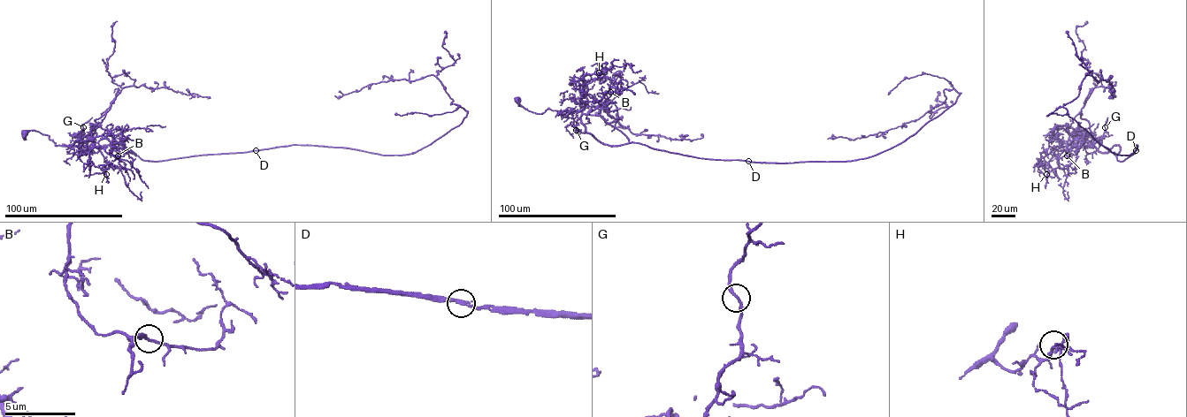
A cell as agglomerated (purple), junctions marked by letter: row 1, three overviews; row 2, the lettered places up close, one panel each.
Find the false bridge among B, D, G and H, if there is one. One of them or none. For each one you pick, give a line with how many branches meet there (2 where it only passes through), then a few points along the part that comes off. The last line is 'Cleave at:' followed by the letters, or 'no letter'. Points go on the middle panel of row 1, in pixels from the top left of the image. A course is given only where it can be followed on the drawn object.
Cleave at: no letter

